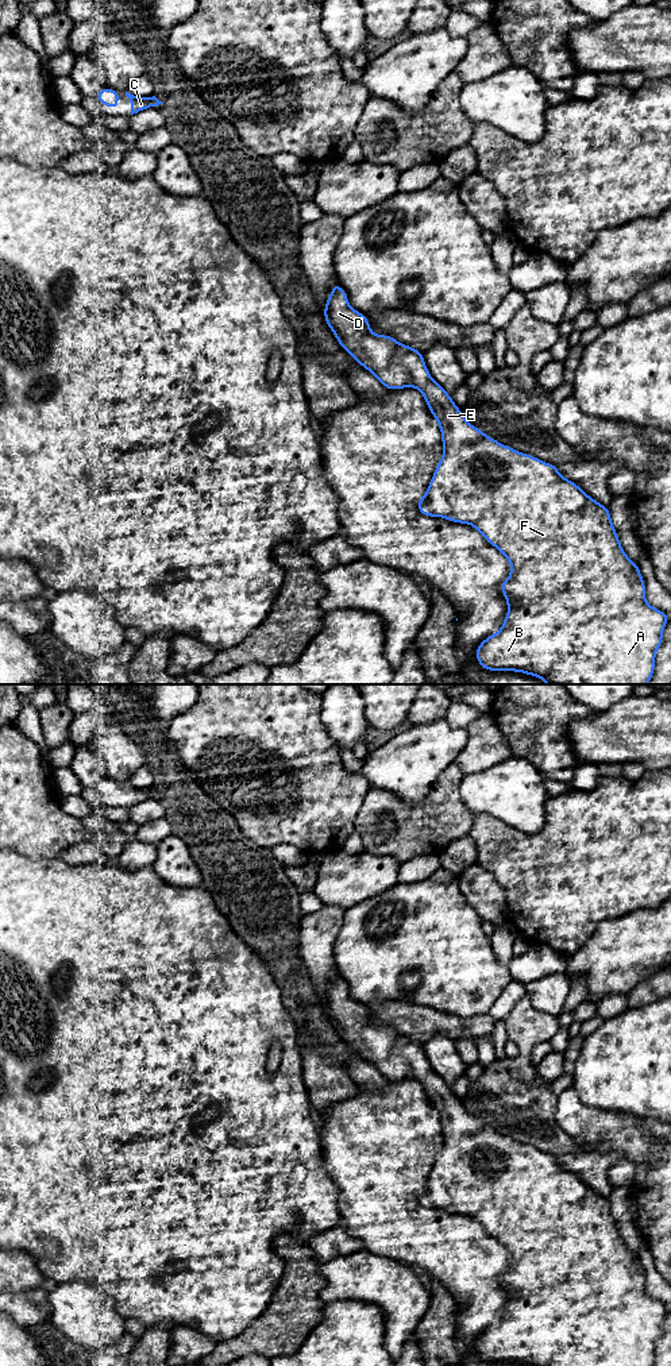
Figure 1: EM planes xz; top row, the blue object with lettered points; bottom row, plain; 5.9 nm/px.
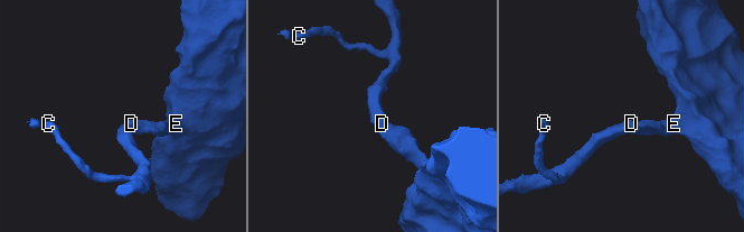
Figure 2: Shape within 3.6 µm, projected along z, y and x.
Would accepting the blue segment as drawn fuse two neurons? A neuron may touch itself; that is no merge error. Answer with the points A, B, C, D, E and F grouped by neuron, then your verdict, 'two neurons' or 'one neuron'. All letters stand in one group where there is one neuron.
A B C D E F; one neuron

